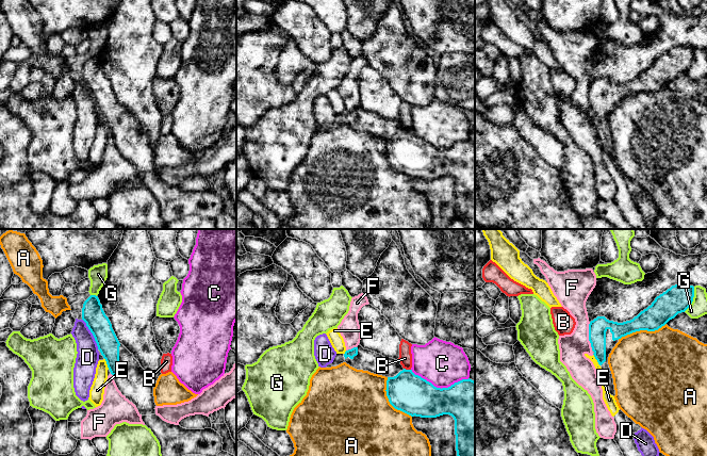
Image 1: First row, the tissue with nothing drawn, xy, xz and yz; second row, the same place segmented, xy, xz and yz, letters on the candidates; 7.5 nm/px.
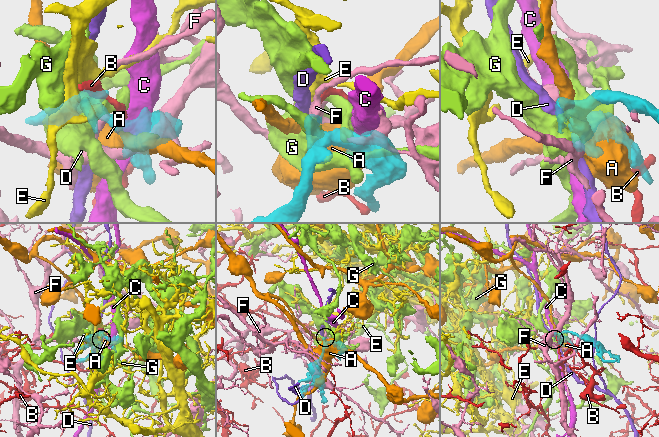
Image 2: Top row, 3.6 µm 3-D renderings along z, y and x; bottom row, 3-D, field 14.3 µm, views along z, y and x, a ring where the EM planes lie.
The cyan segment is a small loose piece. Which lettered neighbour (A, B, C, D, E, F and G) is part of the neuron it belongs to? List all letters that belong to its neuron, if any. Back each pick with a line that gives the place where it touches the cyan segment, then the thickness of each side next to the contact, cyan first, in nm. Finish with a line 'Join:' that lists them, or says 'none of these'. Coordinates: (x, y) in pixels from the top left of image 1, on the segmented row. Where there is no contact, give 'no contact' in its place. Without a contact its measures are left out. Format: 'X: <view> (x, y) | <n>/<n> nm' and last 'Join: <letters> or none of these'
Join: none of these

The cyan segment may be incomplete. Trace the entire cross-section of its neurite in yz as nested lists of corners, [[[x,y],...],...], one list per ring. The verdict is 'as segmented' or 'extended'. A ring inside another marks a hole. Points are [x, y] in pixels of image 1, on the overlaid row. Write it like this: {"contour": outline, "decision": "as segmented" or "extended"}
{"contour": [[[675,284],[655,298],[651,306],[630,321],[618,323],[597,316],[589,324],[589,341],[598,364],[608,363],[612,348],[622,337],[640,330],[655,331],[692,304],[694,287]]], "decision": "extended"}

